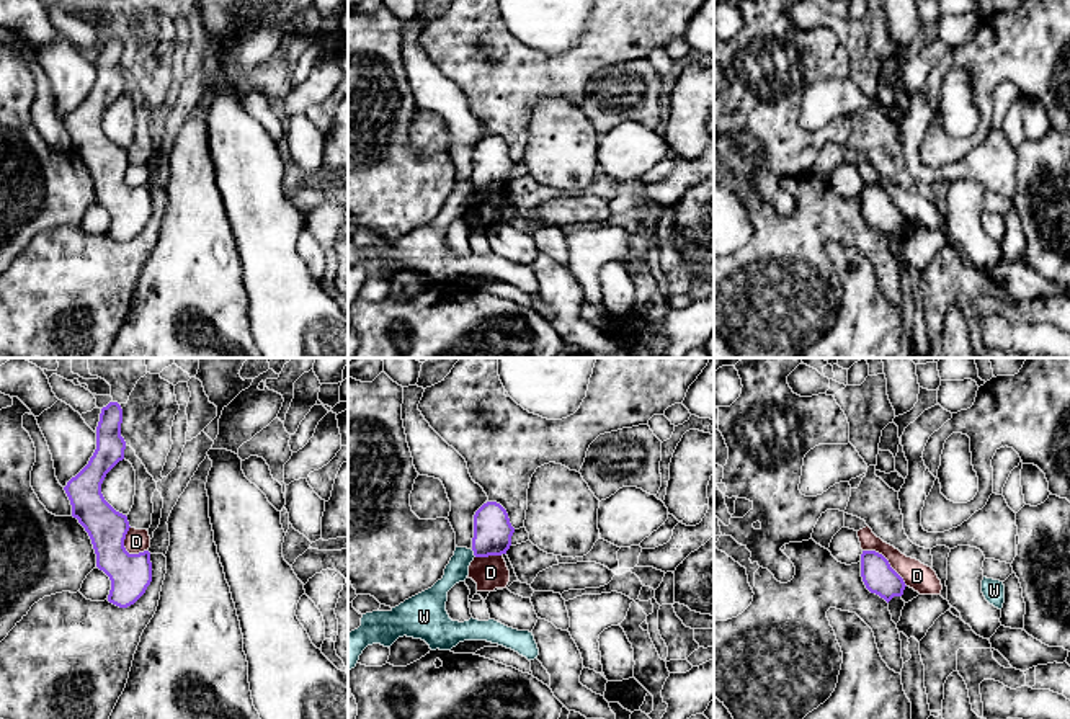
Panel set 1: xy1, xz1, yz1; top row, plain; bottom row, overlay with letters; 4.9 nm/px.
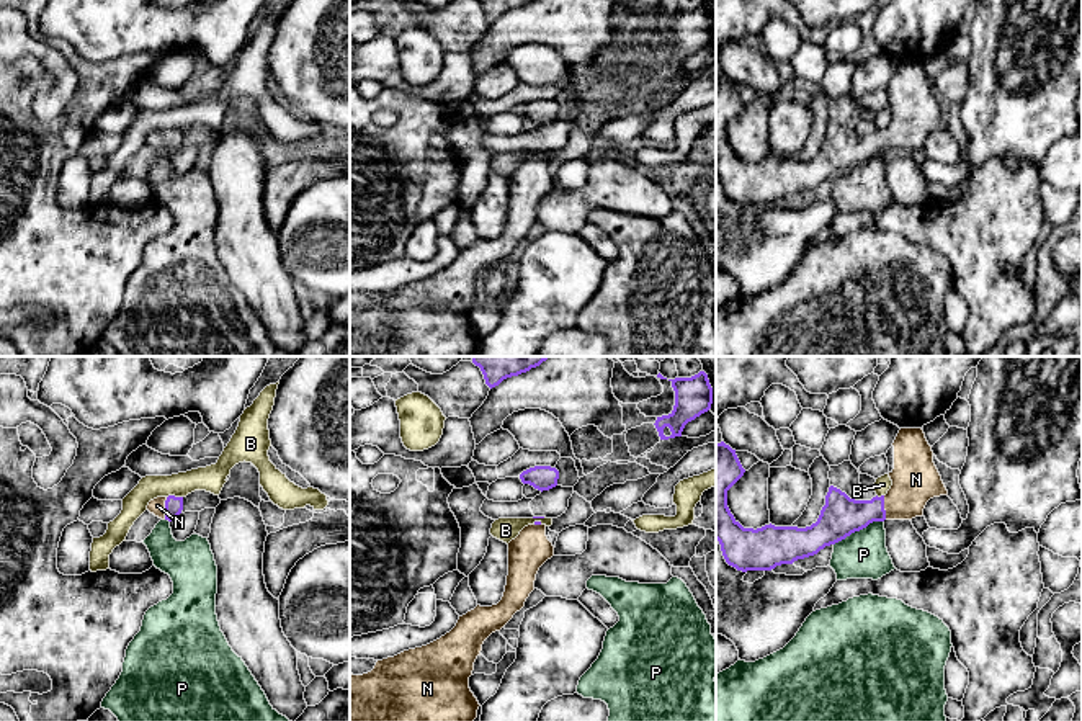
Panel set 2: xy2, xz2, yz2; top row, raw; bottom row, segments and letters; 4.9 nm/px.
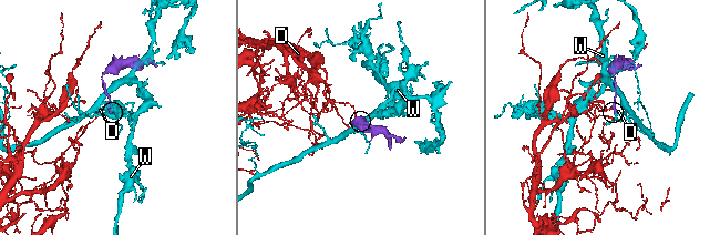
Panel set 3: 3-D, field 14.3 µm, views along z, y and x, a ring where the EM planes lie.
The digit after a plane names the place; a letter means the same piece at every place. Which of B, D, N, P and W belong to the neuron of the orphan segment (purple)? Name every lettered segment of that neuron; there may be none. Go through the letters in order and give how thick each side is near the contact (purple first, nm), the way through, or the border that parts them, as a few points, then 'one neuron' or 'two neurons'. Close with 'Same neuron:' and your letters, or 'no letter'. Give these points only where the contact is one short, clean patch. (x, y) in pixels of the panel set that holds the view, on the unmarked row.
B: calibres 90 and 130 nm; border xy2 (182, 129), (167, 131); two neurons
D: calibres 160 and 140 nm; two neurons
N: calibres 200 and 240 nm; way yz2 (840, 149), (855, 149), (883, 141), (916, 113); one neuron
P: calibres 200 and 240 nm; border yz2 (883, 154), (873, 154), (834, 179); two neurons
W: calibres 190 and 110 nm; two neurons
Same neuron: N

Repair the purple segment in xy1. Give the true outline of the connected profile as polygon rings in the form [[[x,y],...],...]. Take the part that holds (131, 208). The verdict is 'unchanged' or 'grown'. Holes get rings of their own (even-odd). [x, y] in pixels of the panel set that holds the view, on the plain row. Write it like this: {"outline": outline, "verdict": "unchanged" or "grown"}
{"outline": [[[109,36],[101,42],[96,60],[96,83],[88,98],[64,121],[72,150],[88,167],[96,201],[111,214],[108,235],[127,242],[134,239],[152,216],[150,186],[129,188],[124,173],[129,165],[127,150],[116,145],[103,131],[106,108],[124,93],[126,75],[121,70],[123,42]]], "verdict": "unchanged"}

